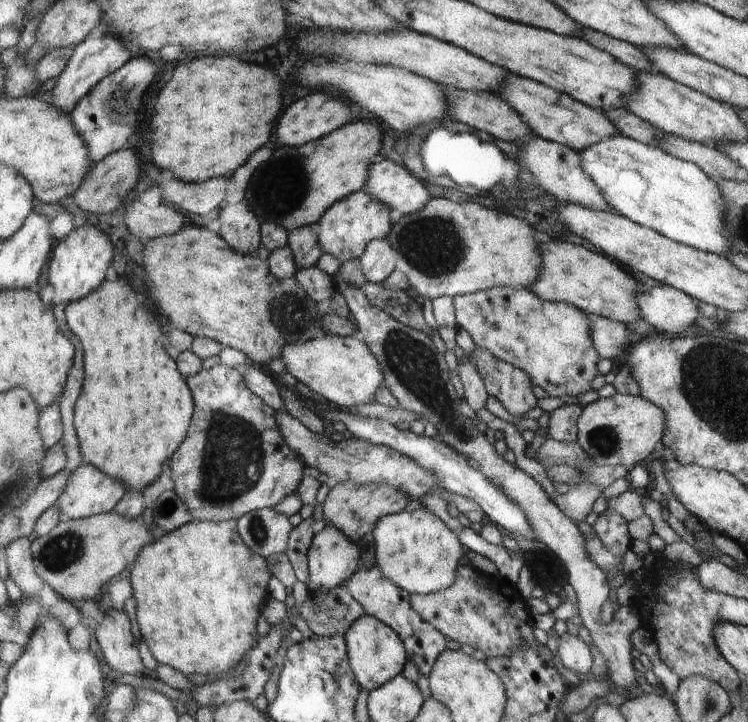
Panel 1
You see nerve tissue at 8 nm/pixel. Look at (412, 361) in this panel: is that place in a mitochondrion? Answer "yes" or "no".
yes

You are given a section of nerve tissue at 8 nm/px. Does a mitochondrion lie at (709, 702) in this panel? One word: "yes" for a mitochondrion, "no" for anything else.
yes

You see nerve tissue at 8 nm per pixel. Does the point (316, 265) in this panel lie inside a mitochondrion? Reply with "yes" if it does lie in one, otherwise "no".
no

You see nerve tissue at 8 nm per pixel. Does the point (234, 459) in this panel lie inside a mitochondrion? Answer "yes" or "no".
yes

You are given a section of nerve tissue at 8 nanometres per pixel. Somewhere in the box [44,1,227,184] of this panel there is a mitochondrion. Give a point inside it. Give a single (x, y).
(113, 101)

